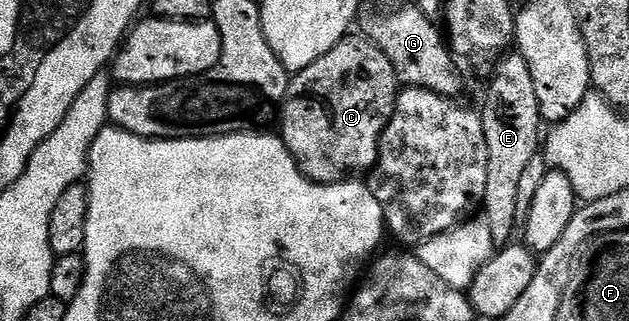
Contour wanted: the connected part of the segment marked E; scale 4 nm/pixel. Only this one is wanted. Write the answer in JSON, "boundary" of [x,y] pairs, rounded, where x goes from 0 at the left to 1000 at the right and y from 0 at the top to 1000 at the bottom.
{"boundary":[[[825,168],[812,171],[803,171],[787,202],[789,227],[784,231],[782,252],[769,287],[769,327],[762,327],[760,336],[776,483],[773,555],[766,589],[766,623],[769,611],[766,682],[776,704],[782,748],[795,766],[806,763],[816,745],[814,707],[819,698],[822,707],[824,698],[820,648],[824,648],[825,555],[846,486],[854,483],[862,449],[859,333],[849,293],[849,255],[843,243],[843,218]]]}

